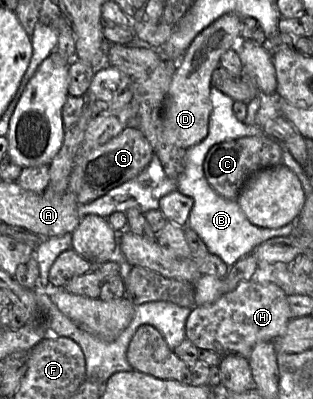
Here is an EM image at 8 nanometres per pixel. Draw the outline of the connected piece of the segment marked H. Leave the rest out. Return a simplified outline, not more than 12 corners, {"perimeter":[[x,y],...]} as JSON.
{"perimeter":[[274,282],[192,308],[186,338],[248,359],[293,319]]}

